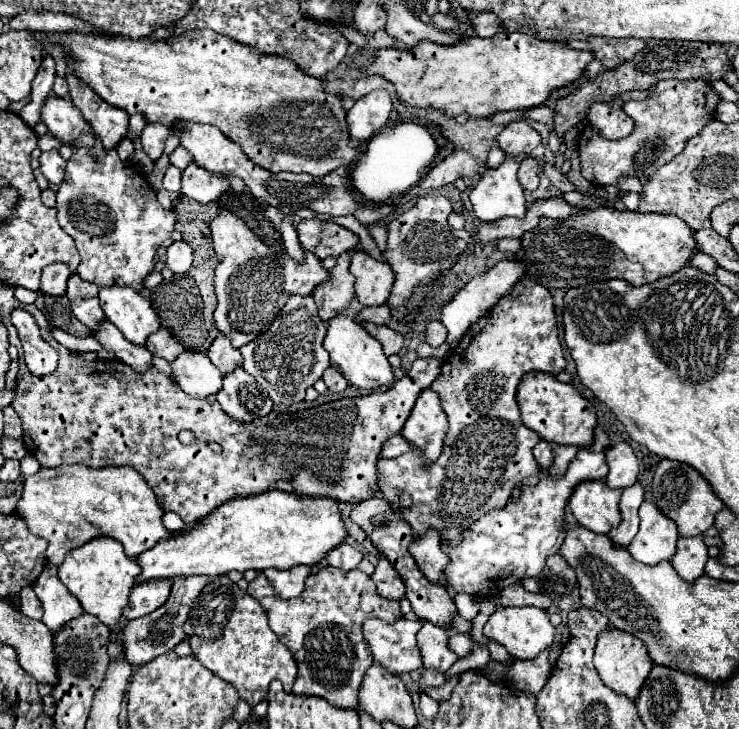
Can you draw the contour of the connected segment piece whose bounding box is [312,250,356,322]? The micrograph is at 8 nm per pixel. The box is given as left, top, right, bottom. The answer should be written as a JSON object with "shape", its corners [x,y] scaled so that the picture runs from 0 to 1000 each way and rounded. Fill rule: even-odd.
{"shape":[[[479,343],[463,348],[457,354],[457,362],[449,368],[449,384],[444,390],[433,390],[428,395],[428,403],[422,403],[430,431],[438,442],[447,442],[452,433],[463,431],[479,412],[479,390],[476,390],[476,376],[471,373],[474,365],[474,348]]]}

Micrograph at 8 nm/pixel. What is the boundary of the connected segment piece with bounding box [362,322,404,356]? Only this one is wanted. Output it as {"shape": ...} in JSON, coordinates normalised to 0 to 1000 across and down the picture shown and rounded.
{"shape":[[[493,442],[490,447],[493,447],[493,453],[495,453],[498,458],[503,458],[503,461],[517,472],[522,488],[530,488],[530,486],[539,486],[539,483],[541,483],[541,477],[544,477],[544,472],[547,472],[547,461],[544,461],[541,455],[525,450],[525,447],[503,444],[503,442]]]}

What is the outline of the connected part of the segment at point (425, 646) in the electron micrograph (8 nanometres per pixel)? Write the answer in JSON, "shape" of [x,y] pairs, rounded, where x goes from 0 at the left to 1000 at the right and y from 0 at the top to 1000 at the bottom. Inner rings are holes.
{"shape":[[[571,853],[571,861],[566,867],[566,883],[574,916],[593,916],[595,922],[604,922],[620,905],[620,900],[606,889],[606,875],[609,859]]]}

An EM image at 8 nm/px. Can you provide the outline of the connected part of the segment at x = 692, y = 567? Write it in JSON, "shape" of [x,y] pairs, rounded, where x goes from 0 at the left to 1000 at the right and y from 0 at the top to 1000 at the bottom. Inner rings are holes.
{"shape":[[[953,733],[917,741],[909,774],[923,793],[942,796],[953,785],[955,768],[958,768],[958,749],[953,743]]]}

